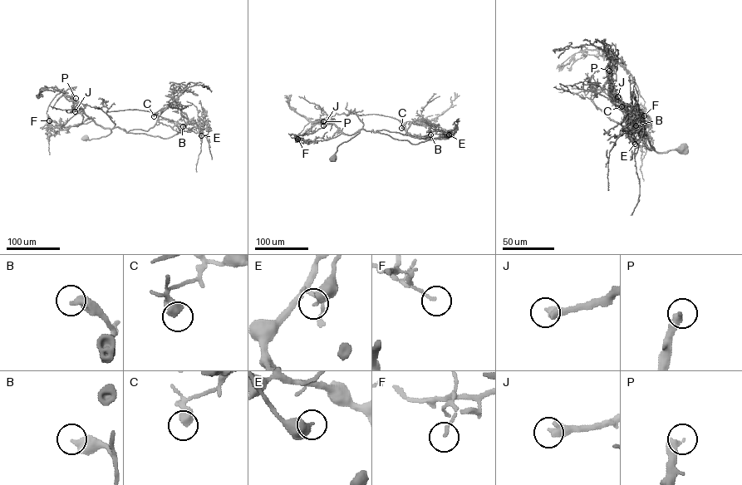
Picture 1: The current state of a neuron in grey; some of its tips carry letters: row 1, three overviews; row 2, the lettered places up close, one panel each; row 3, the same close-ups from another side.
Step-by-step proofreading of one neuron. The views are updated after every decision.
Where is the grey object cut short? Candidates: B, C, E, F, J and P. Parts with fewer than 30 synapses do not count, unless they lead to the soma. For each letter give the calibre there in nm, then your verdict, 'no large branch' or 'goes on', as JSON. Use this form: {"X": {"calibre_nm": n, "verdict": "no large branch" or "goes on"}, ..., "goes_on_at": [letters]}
{"B": {"calibre_nm": 480, "verdict": "no large branch"}, "C": {"calibre_nm": 550, "verdict": "no large branch"}, "E": {"calibre_nm": 360, "verdict": "no large branch"}, "F": {"calibre_nm": 120, "verdict": "no large branch"}, "J": {"calibre_nm": 480, "verdict": "goes on"}, "P": {"calibre_nm": 400, "verdict": "goes on"}, "goes_on_at": ["J", "P"]}

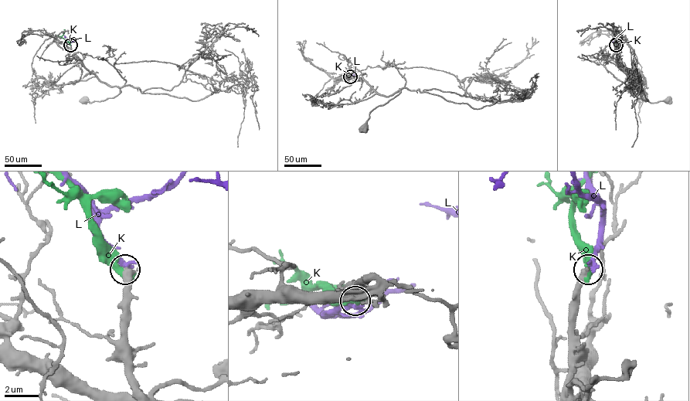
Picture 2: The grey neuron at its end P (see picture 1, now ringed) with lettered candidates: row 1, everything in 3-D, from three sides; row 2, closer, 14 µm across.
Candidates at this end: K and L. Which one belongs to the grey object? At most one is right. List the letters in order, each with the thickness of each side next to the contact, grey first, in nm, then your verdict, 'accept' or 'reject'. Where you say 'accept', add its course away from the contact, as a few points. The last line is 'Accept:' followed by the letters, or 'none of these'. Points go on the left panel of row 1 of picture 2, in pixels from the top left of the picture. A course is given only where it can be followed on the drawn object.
K: 500/400 nm | reject
L: 460/320 nm | accept
Accept: L

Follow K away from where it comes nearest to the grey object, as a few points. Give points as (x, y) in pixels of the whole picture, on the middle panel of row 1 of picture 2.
K: (350, 76), (341, 80), (344, 76)

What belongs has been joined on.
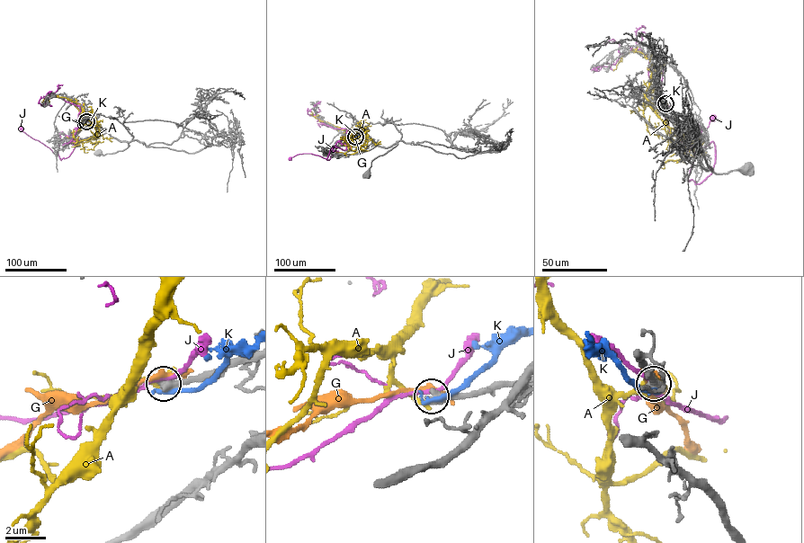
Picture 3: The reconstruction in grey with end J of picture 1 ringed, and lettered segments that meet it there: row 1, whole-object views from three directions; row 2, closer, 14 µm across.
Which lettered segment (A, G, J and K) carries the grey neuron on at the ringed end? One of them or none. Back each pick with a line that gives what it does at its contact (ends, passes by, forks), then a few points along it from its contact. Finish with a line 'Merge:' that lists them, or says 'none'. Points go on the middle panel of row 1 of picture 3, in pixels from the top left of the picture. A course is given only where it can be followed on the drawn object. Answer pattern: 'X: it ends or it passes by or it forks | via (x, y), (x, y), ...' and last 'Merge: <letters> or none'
Merge: none

